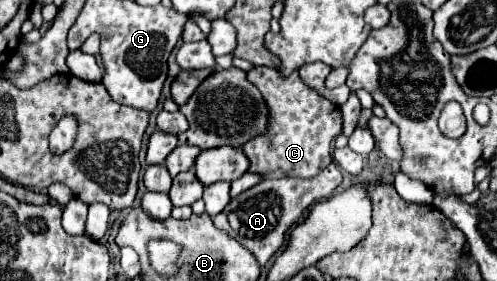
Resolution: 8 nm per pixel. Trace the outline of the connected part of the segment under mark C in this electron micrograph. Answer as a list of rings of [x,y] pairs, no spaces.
[[[256,66],[248,72],[250,82],[258,86],[262,98],[268,106],[268,130],[242,146],[244,154],[250,160],[250,172],[262,174],[262,178],[314,178],[332,162],[332,142],[342,132],[342,114],[336,104],[322,98],[314,88],[306,86],[298,72],[292,72],[288,78],[282,78],[276,68]]]

